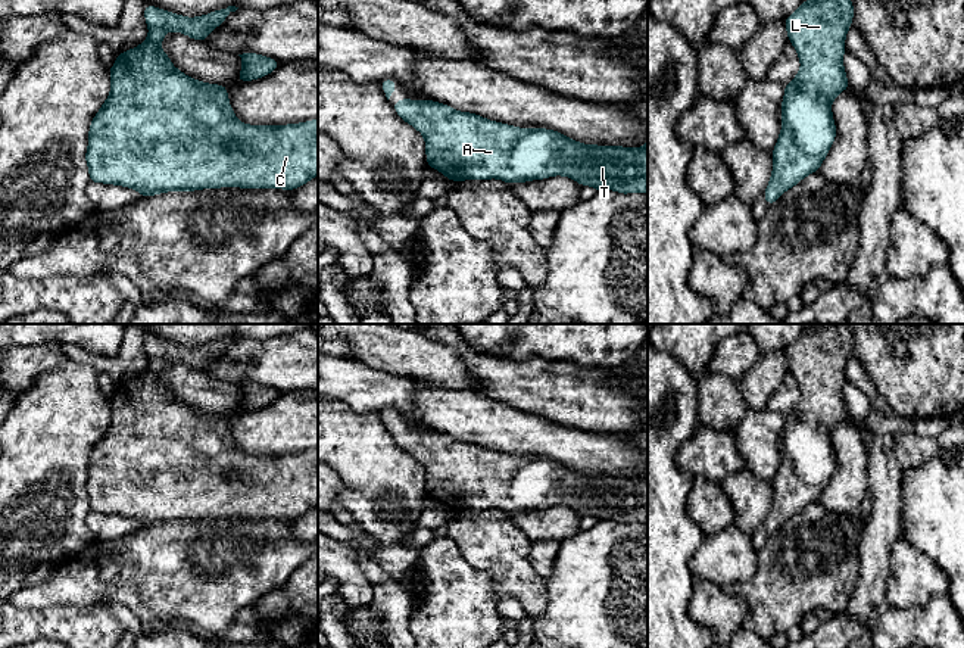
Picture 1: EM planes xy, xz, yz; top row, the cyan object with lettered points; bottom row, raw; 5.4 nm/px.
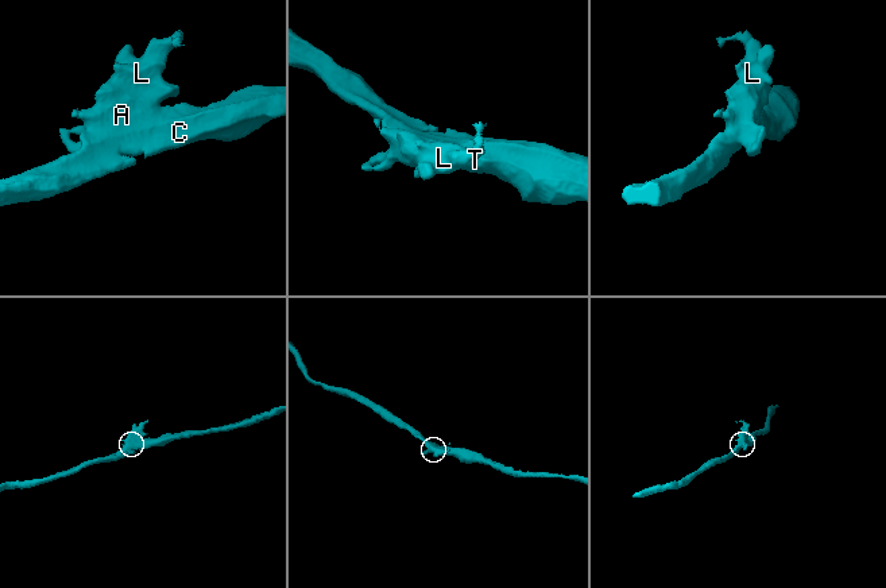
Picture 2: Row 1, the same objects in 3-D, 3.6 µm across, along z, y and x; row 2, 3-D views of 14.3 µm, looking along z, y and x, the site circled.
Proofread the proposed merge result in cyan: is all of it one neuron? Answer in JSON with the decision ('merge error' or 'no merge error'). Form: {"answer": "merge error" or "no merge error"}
{"answer": "no merge error"}

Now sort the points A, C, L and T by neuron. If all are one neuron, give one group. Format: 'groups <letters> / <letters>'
groups A C L T

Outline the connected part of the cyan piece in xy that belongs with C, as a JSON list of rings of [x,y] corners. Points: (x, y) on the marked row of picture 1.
[[[152,4],[144,6],[147,38],[137,47],[118,54],[109,69],[110,93],[90,124],[85,162],[90,183],[130,187],[143,197],[166,191],[196,191],[202,189],[283,189],[294,190],[318,175],[318,119],[287,125],[249,125],[237,119],[228,100],[227,87],[197,81],[177,69],[160,49],[168,31],[205,41],[231,12],[238,7],[213,10],[187,18]]]

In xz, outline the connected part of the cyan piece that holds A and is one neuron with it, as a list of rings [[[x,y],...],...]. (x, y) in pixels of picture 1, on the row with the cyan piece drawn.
[[[405,97],[394,102],[393,108],[399,118],[422,134],[427,166],[450,181],[497,178],[514,184],[562,175],[575,180],[580,187],[592,186],[598,191],[648,193],[648,137],[645,147],[583,144],[555,130],[522,130],[430,99]]]

